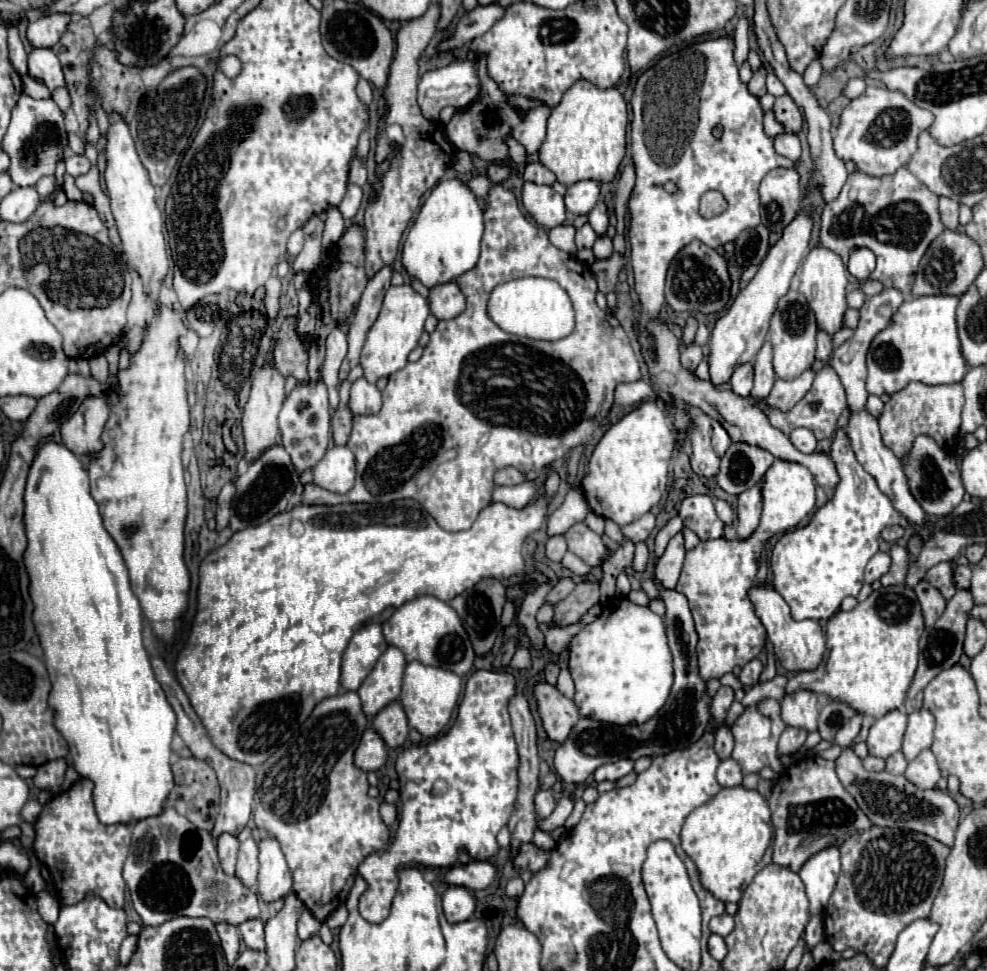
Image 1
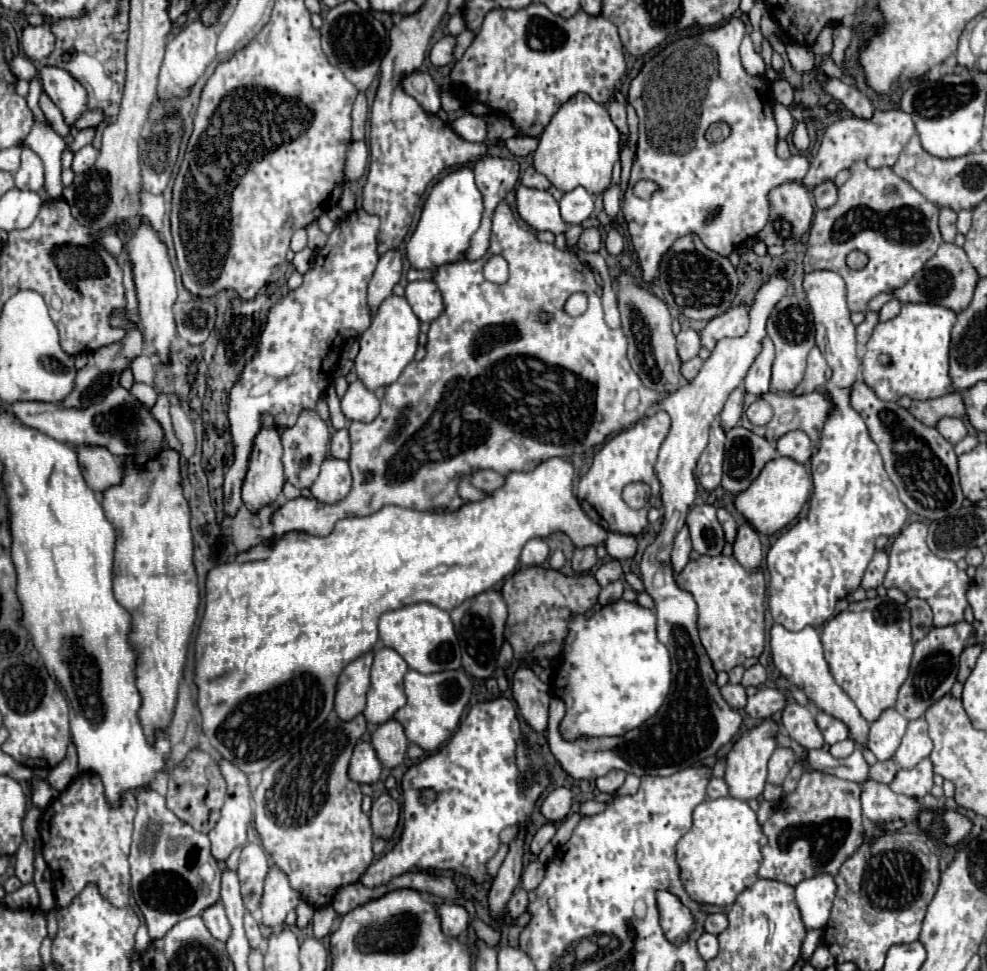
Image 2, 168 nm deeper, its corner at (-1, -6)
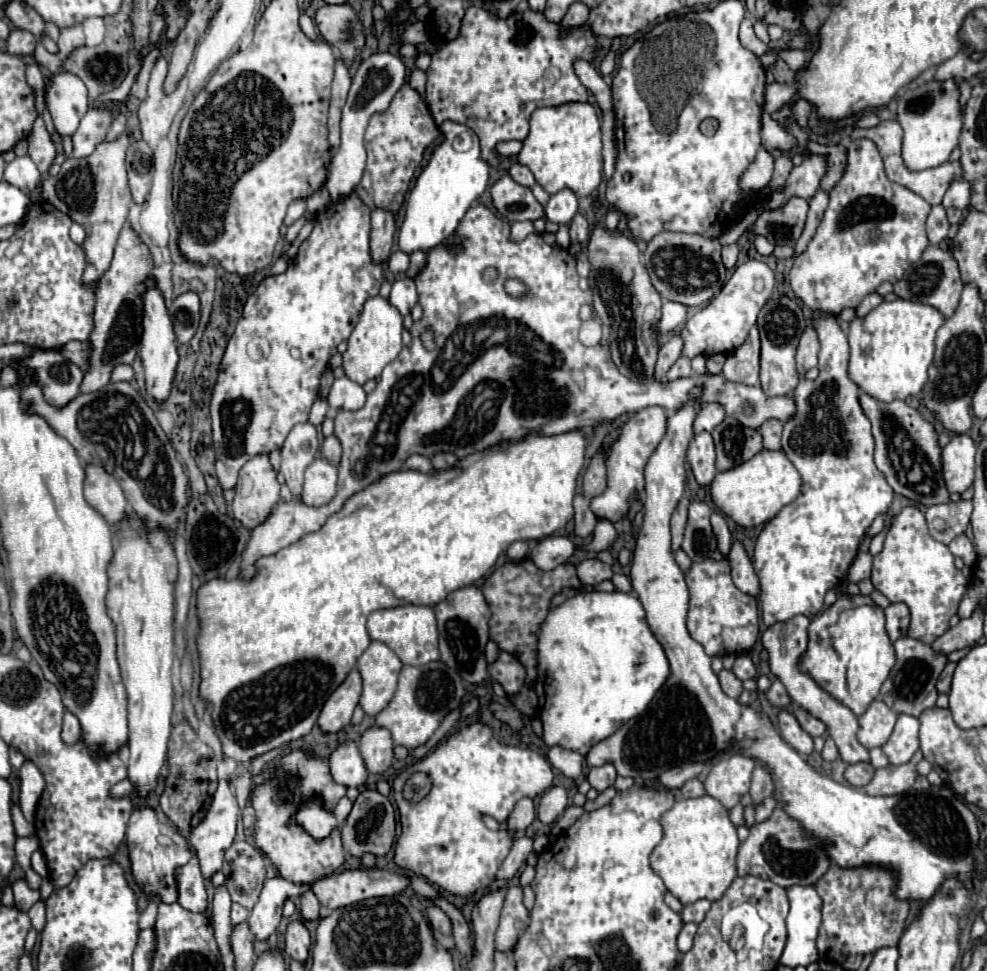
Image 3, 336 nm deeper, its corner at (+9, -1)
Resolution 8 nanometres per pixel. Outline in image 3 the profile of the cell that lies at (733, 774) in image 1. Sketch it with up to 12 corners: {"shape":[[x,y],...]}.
{"shape":[[690,779],[680,787],[682,797],[702,797],[704,785]]}

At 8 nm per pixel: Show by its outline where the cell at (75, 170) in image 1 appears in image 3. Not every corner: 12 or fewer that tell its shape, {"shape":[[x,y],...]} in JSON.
{"shape":[[92,107],[72,135],[74,157],[88,157],[110,131],[110,107]]}

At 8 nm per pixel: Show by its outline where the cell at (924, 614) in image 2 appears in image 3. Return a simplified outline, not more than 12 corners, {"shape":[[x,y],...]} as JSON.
{"shape":[[894,603],[884,609],[886,633],[894,643],[906,635],[910,613]]}

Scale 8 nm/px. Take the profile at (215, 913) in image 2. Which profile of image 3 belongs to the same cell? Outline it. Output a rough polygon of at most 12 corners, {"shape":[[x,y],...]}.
{"shape":[[196,857],[176,869],[178,903],[204,913],[204,877]]}

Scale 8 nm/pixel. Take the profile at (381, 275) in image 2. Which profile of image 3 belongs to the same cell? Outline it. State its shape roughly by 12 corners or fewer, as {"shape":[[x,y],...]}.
{"shape":[[372,209],[370,251],[384,263],[394,241],[390,211]]}

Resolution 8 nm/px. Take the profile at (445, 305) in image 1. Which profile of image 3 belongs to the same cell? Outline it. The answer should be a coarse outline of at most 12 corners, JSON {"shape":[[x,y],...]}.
{"shape":[[398,279],[392,285],[390,305],[402,315],[418,303],[412,279]]}

